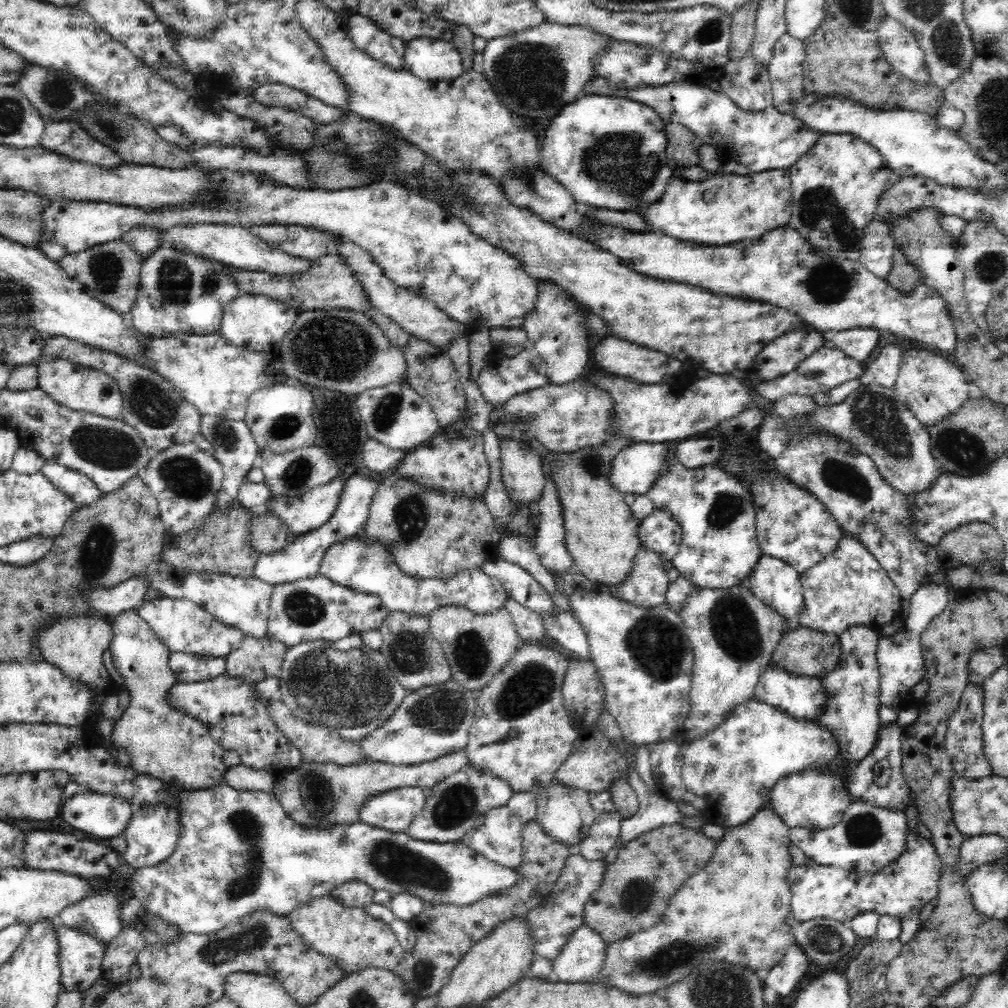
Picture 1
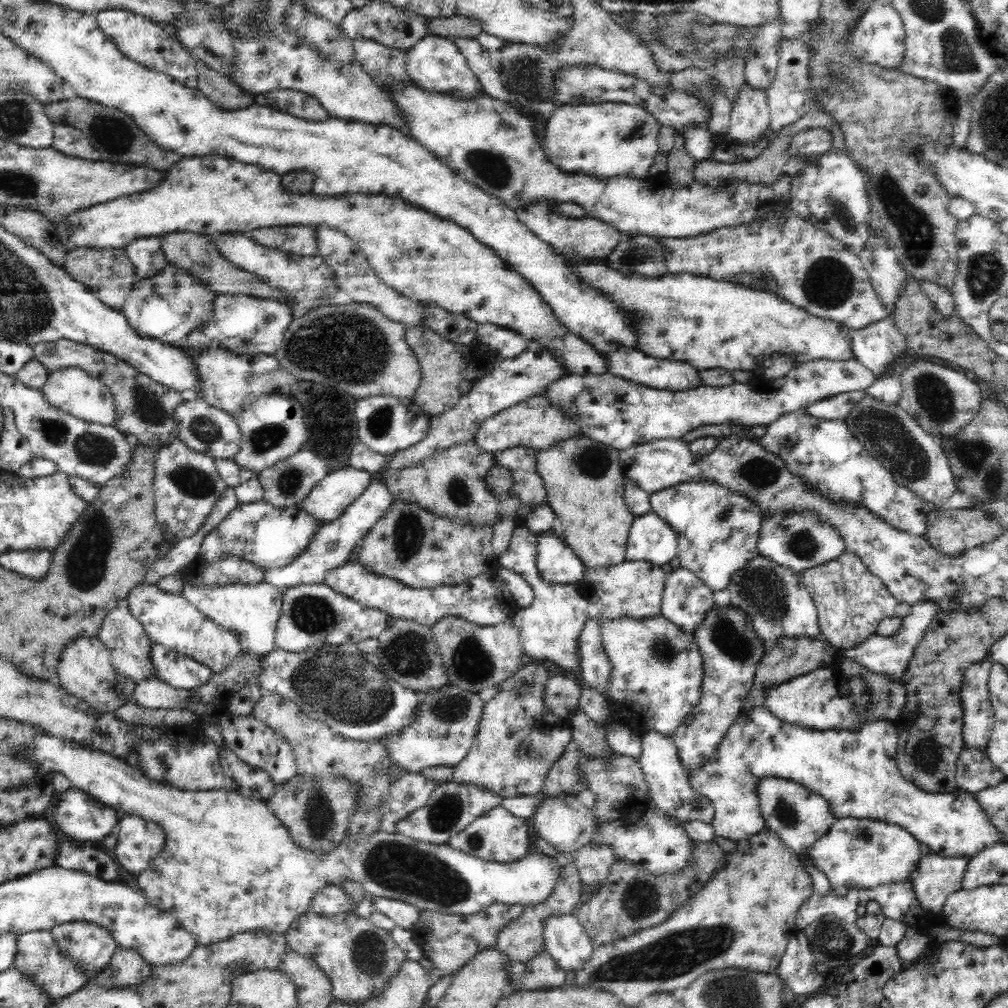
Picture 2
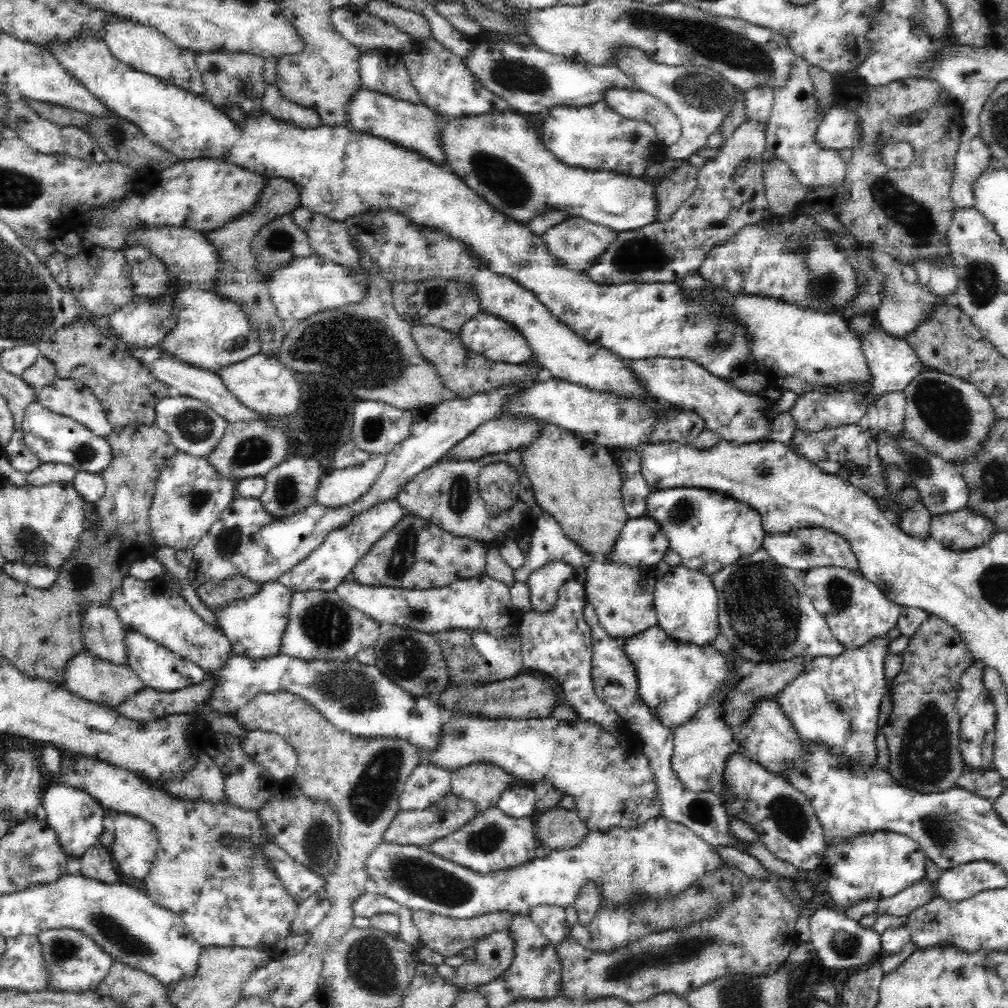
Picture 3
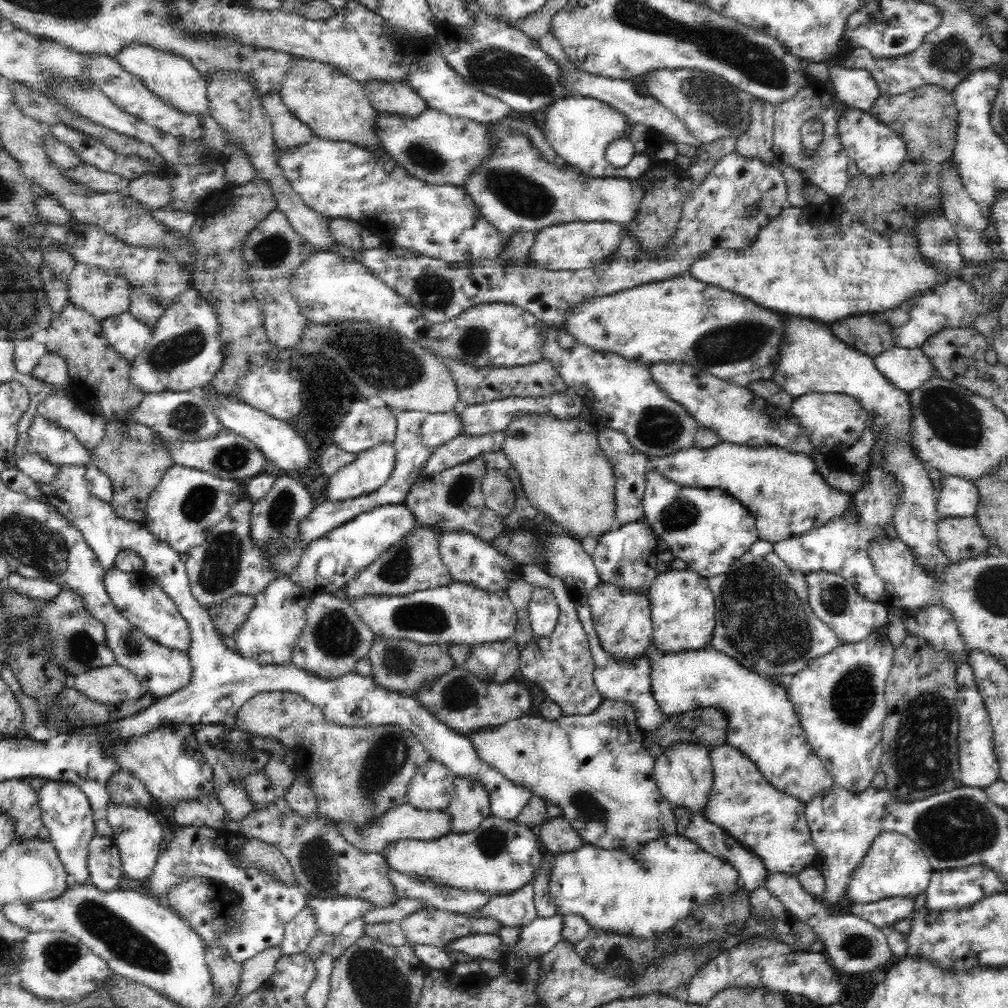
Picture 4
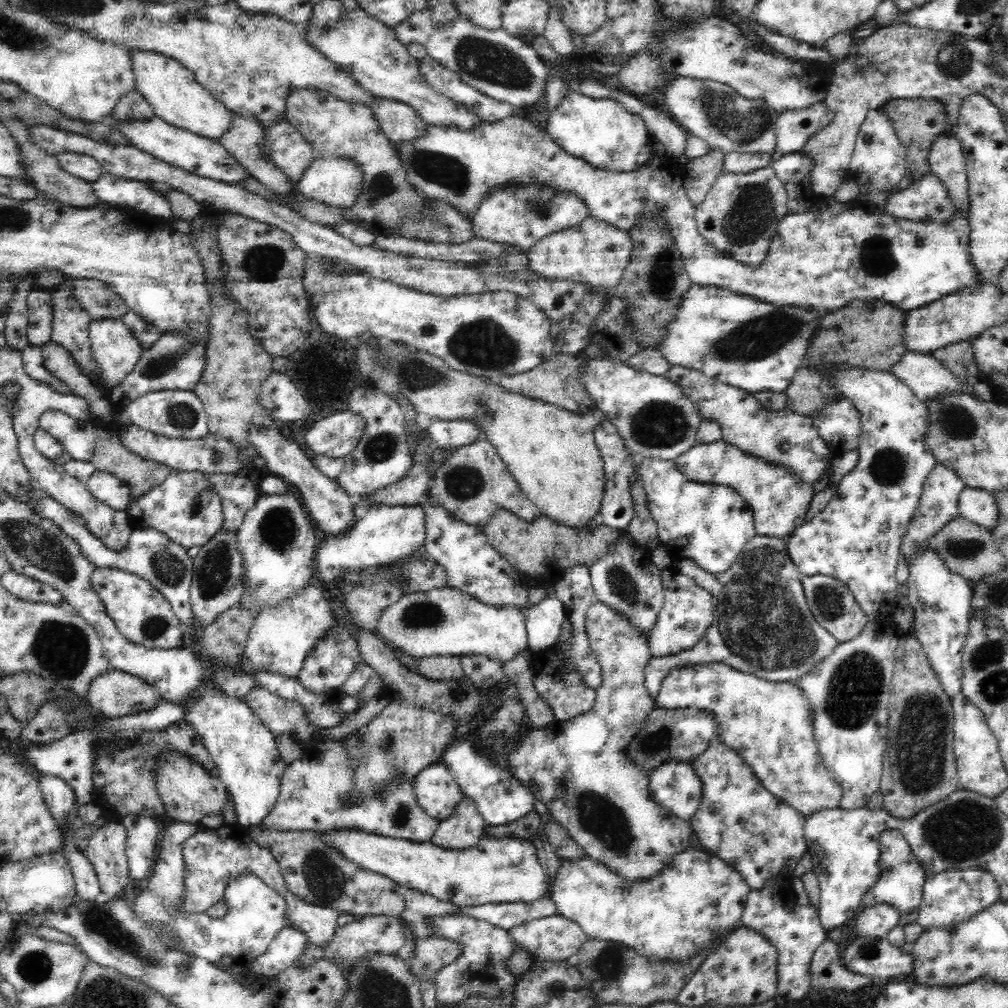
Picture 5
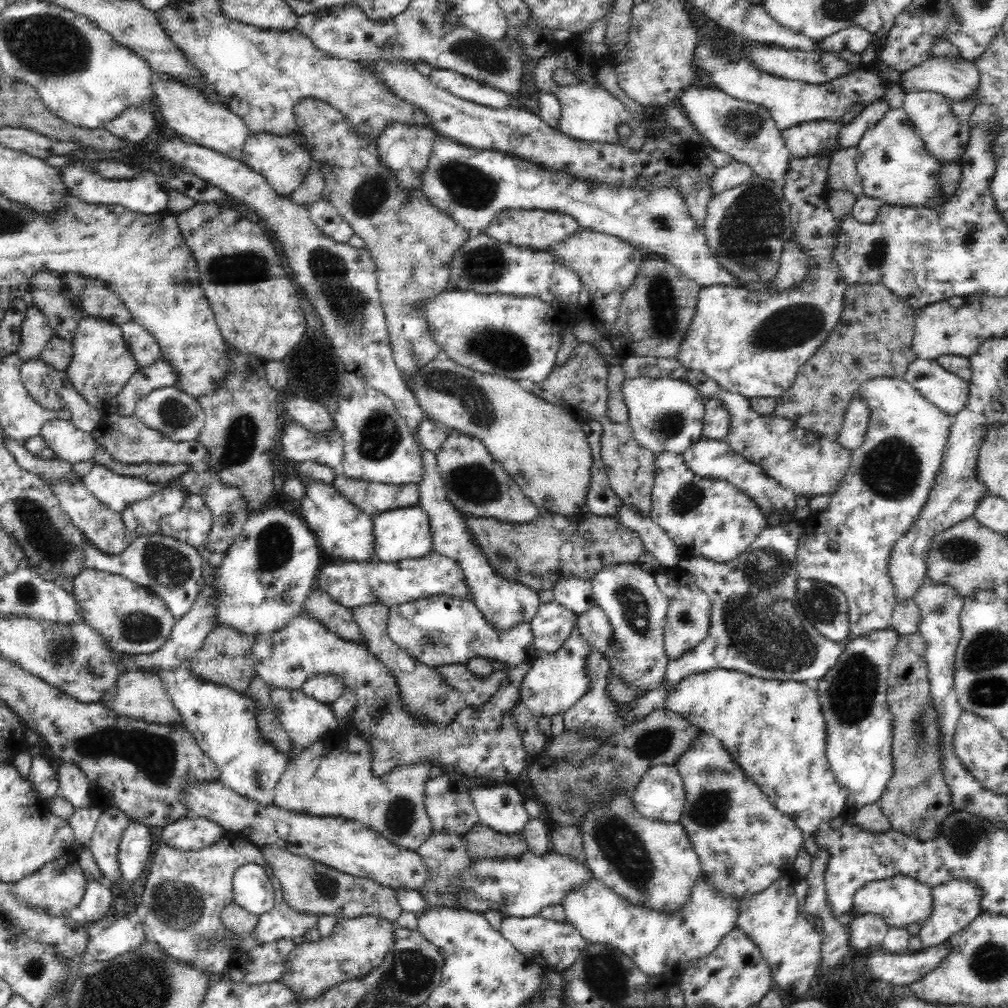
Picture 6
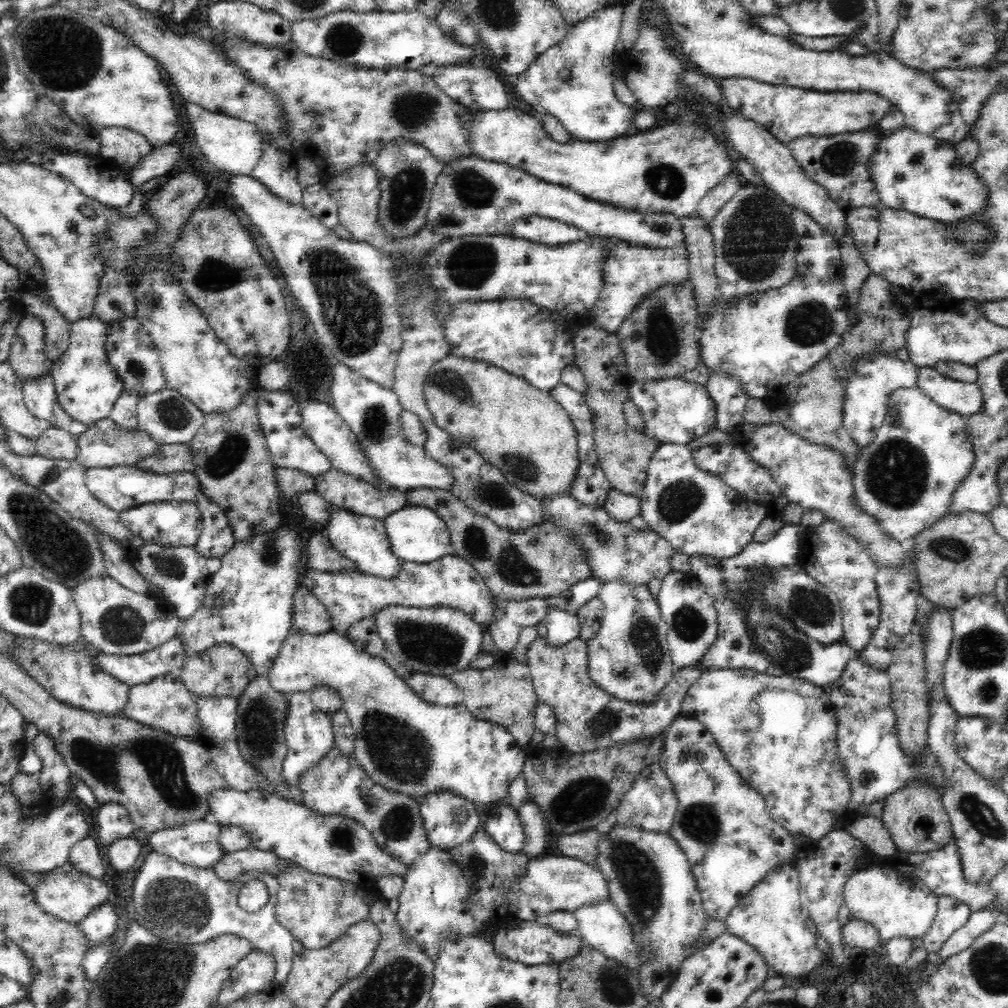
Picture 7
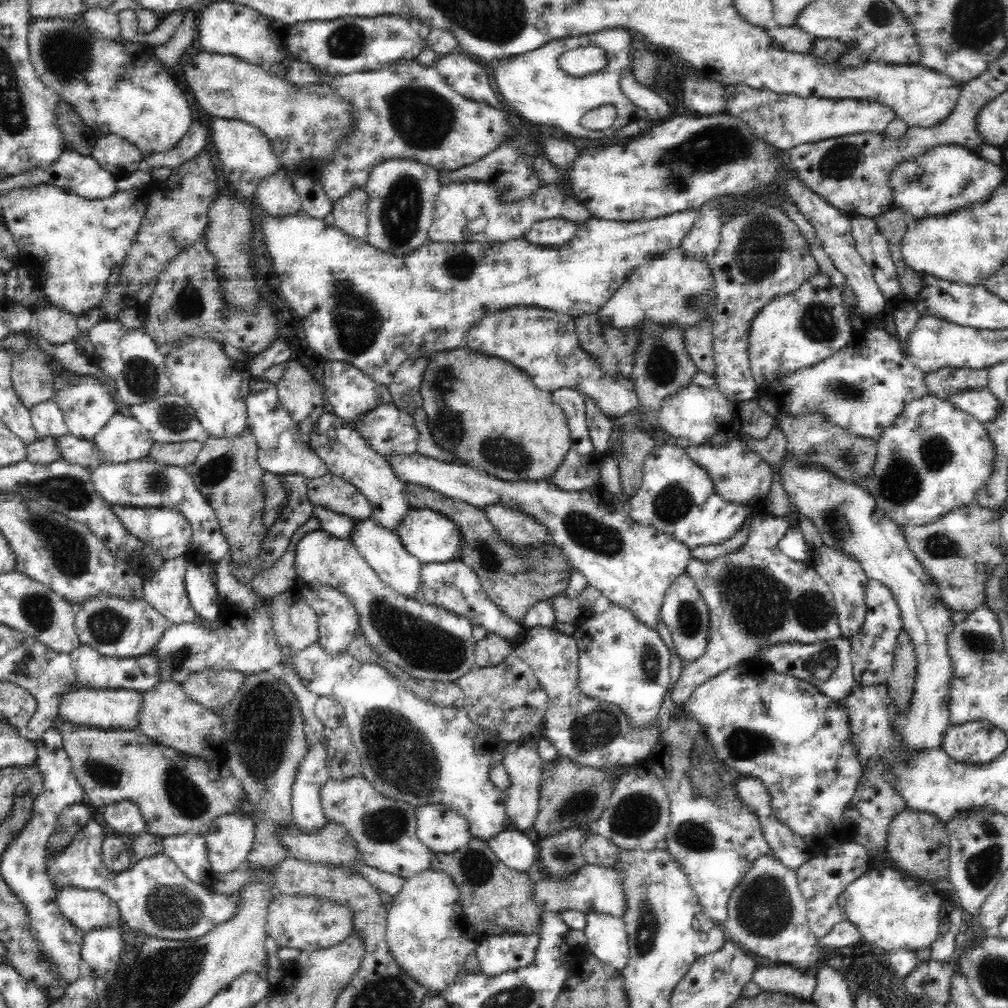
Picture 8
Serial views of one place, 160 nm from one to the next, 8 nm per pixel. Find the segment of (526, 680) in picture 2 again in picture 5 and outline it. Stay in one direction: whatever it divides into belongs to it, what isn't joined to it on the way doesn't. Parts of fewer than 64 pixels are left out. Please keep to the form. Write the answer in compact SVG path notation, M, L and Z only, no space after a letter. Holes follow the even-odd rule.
M464 796L455 813L439 822L429 841L441 849L468 850L478 844L484 828L484 819L476 810L476 805Z

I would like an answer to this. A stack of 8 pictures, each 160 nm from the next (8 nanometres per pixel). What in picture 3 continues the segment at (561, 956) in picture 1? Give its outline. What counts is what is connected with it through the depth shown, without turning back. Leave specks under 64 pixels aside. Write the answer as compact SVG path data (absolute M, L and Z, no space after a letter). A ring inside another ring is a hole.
M539 905L530 908L528 916L554 946L562 942L566 936L570 937L570 929L564 923L565 910L562 907Z

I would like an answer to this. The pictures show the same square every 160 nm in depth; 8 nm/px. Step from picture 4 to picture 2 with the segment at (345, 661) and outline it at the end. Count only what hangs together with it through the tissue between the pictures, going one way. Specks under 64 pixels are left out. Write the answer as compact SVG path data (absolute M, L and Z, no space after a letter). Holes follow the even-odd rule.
M325 582L295 586L284 591L281 615L275 631L276 648L288 652L303 653L313 649L325 648L326 646L338 647L344 646L344 644L357 646L364 640L378 639L386 629L387 619L386 613L378 609L363 607L356 600L333 591Z

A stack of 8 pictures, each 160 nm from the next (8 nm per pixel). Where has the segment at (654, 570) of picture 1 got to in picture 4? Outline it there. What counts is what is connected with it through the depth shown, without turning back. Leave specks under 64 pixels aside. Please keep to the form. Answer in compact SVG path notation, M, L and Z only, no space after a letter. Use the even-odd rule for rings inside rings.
M599 583L589 594L588 606L598 641L612 659L627 663L646 656L653 634L649 597Z

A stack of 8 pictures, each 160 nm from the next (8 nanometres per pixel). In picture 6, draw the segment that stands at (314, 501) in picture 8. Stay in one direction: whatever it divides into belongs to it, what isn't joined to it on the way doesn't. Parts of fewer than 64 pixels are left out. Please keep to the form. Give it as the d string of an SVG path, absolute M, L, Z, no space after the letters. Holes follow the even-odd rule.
M341 470L334 472L331 484L336 491L353 506L370 516L378 516L388 510L419 505L419 485L385 485L382 483L361 481L346 476Z

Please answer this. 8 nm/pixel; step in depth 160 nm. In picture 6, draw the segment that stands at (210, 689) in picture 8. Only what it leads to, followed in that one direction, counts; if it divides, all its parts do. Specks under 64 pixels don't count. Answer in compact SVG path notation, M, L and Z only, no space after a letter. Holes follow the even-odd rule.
M220 626L216 630L211 630L207 635L196 656L187 663L188 669L194 677L202 682L227 686L236 692L246 694L252 679L258 676L255 658L252 656L255 640L255 638L243 636L240 632L228 626Z

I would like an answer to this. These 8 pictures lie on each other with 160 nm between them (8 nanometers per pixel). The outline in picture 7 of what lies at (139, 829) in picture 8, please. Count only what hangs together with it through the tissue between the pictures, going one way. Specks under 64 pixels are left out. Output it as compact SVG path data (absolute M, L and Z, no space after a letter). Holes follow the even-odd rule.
M117 802L106 803L99 807L96 824L98 824L98 840L102 845L109 845L116 840L136 834L135 824L128 810Z

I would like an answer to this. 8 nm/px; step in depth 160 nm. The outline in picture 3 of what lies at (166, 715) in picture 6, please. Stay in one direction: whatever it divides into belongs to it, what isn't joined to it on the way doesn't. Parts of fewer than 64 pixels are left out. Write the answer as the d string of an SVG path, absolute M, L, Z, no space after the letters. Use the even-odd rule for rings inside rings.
M88 651L78 653L71 661L68 661L63 673L65 679L62 686L68 691L88 702L95 702L112 709L146 687L140 677L130 671L127 664L115 665L110 661L94 657Z

